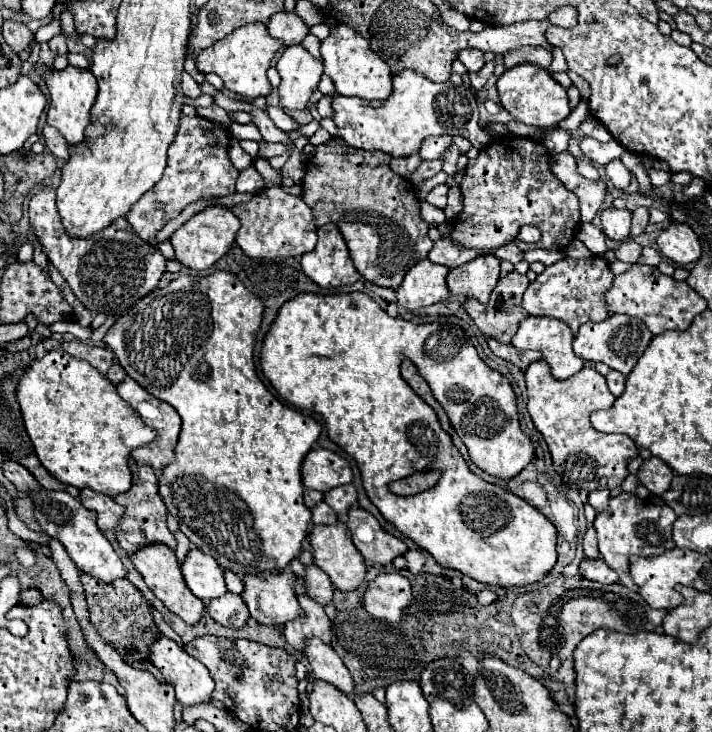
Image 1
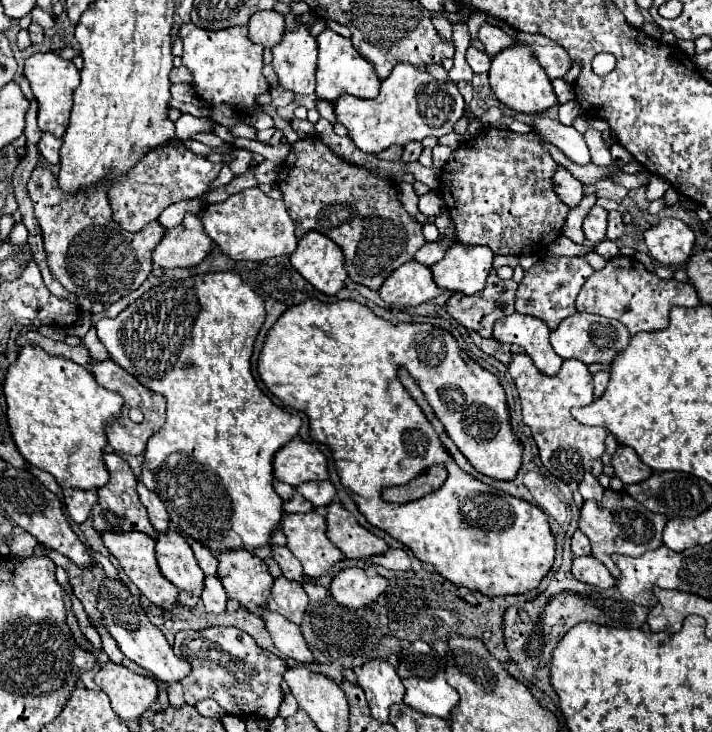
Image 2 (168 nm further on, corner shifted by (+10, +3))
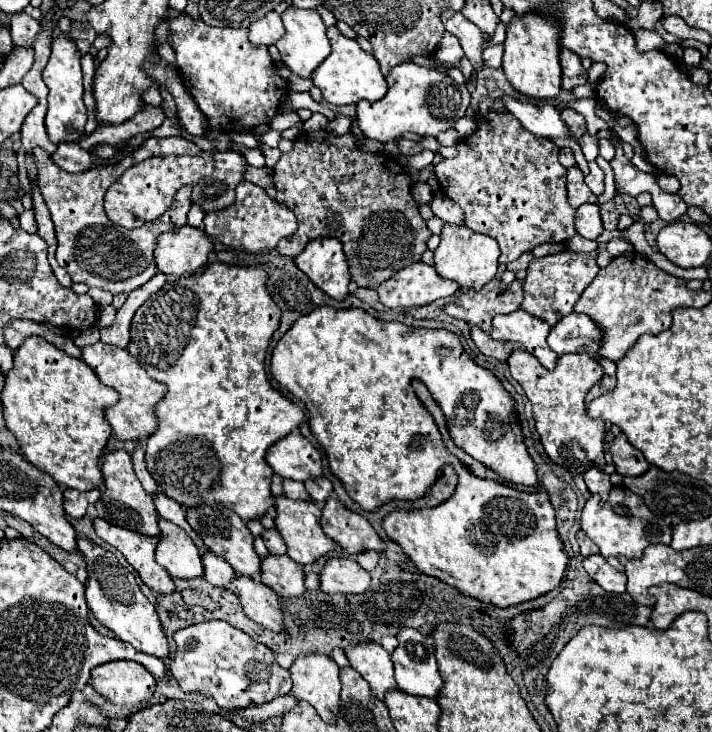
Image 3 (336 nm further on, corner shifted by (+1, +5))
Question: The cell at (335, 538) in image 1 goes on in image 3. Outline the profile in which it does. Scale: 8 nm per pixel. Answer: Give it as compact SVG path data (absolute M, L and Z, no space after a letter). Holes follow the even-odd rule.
M277 497L275 509L277 509L277 517L275 517L277 531L285 539L287 555L295 563L313 565L319 557L337 549L337 543L333 543L331 537L327 537L321 529L321 523L319 523L321 521L321 507L317 503L313 503L313 501L291 501L287 497Z

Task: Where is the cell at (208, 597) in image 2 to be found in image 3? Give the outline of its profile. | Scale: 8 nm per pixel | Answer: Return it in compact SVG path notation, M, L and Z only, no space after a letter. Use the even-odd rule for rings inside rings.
M205 553L203 555L203 567L205 567L205 579L213 587L225 589L233 581L233 577L235 577L233 567L229 563L225 563L221 557L213 555L213 553Z

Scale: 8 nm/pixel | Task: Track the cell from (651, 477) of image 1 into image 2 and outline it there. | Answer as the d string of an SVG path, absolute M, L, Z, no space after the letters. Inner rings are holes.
M618 445L616 453L612 455L612 467L614 467L614 475L626 485L640 483L652 473L652 469L640 461L636 451L626 445Z

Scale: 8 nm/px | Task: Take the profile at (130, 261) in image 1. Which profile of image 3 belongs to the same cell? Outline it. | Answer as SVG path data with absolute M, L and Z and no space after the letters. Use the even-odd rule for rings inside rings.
M149 137L147 141L143 141L133 153L125 155L121 161L117 163L109 163L103 167L93 167L87 169L87 173L65 173L61 167L57 167L51 159L49 153L43 149L35 149L33 151L33 159L35 165L39 169L39 187L41 187L41 195L51 211L51 221L55 225L55 233L57 233L57 263L71 275L73 281L77 283L85 283L87 287L99 287L105 291L111 291L113 295L117 293L131 293L133 289L145 285L155 273L157 273L157 265L155 265L155 247L157 247L157 237L161 233L179 229L187 223L187 211L191 207L191 187L183 187L177 191L175 201L171 203L169 211L163 213L159 219L145 223L139 229L125 229L121 225L115 225L113 221L109 221L105 209L103 209L103 197L107 193L107 189L121 177L121 173L125 173L129 167L140 163L143 159L149 159L153 155L199 155L201 149L193 143L187 141L183 137Z

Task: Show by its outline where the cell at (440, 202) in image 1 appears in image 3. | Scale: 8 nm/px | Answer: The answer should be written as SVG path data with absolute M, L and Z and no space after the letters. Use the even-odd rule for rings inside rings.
M437 193L433 197L431 209L443 221L453 223L453 225L463 225L463 211L453 201L449 201L449 197L445 197L445 193Z

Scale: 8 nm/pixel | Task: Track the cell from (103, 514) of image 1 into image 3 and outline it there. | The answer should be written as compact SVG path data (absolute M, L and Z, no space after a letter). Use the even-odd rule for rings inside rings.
M65 489L63 491L63 507L67 511L67 515L71 515L73 519L81 519L87 513L87 507L93 505L97 499L101 497L99 489L93 491L77 491L77 489Z

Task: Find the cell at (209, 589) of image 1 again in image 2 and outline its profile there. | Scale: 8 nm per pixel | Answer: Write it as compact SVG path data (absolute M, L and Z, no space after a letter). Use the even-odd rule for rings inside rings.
M176 531L158 533L156 539L156 561L160 573L178 589L200 593L204 589L204 573L200 571L192 549L186 539Z

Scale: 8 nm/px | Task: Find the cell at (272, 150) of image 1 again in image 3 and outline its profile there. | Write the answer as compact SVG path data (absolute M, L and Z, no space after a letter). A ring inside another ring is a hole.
M237 151L215 153L215 173L205 177L199 185L193 187L191 201L199 203L205 211L225 209L235 199L235 187L243 181L247 171L247 159Z

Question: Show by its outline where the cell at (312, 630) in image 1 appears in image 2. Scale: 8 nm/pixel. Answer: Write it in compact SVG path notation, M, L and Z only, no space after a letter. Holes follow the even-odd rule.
M276 577L268 595L268 607L278 611L286 619L292 619L296 625L306 615L308 597L298 581L290 581L286 577Z

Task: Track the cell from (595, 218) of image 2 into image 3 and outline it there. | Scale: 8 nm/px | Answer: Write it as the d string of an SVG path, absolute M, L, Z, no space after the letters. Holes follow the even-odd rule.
M581 205L577 209L575 215L575 229L579 235L583 235L585 239L597 239L603 233L603 225L601 225L601 211L599 205Z

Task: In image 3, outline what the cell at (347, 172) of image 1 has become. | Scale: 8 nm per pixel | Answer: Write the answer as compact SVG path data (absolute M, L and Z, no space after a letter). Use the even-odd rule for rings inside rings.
M329 131L303 133L289 153L283 153L279 163L273 167L273 181L277 189L277 201L287 205L299 223L297 233L283 239L277 251L289 257L297 257L307 241L315 237L335 237L343 243L349 271L359 287L377 289L383 281L391 279L397 271L413 265L421 259L427 249L431 231L417 211L417 203L411 197L411 183L405 175L393 175L390 160L384 154L366 153L357 149L351 133L335 135Z

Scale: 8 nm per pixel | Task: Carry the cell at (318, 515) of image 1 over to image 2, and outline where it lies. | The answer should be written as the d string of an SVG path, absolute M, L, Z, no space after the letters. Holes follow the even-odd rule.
M294 491L294 495L290 497L290 501L284 501L284 511L288 513L308 513L312 511L312 503L308 503L300 493Z

